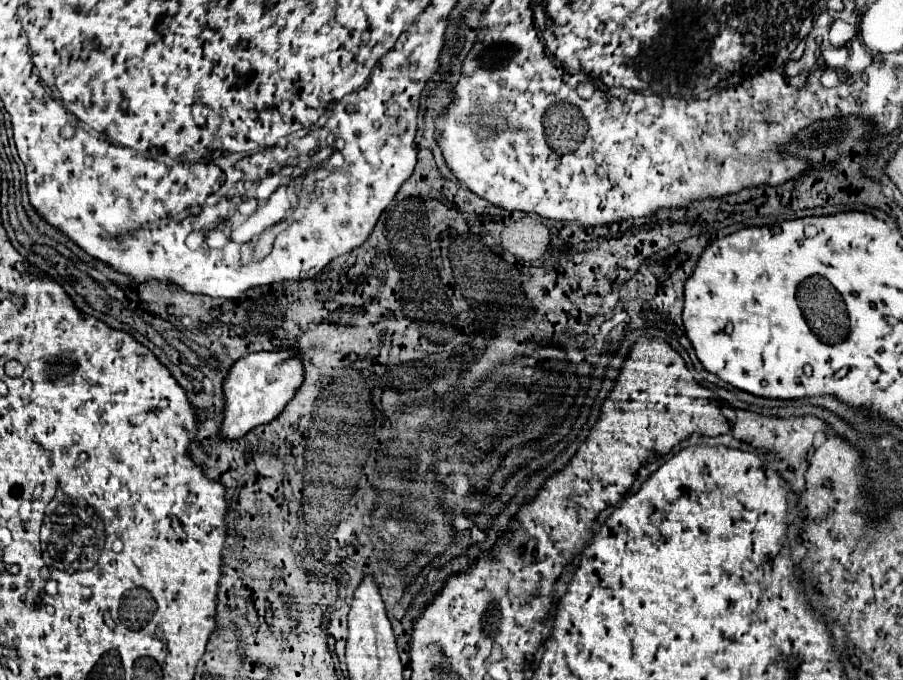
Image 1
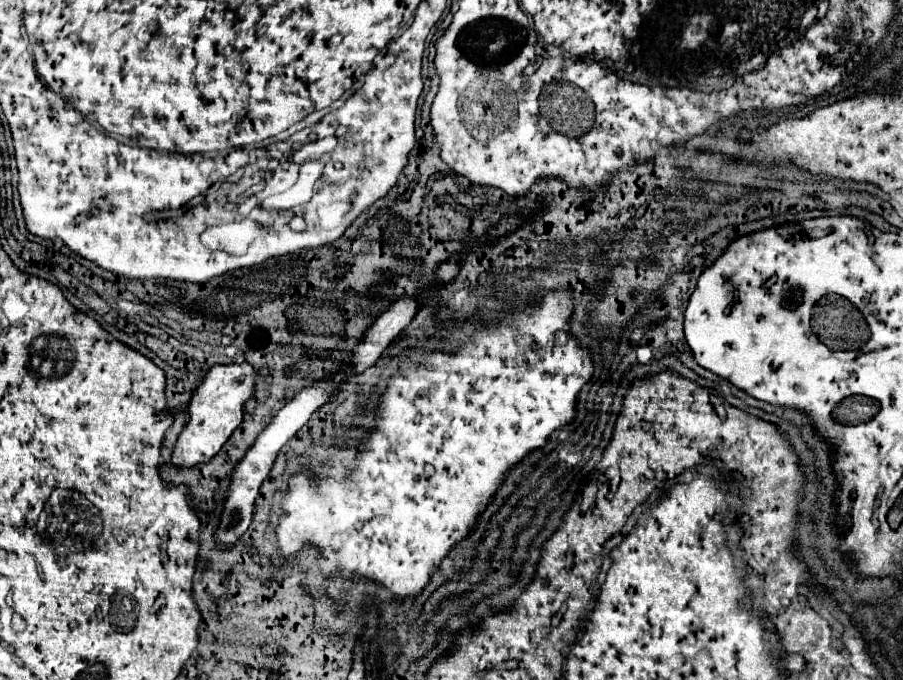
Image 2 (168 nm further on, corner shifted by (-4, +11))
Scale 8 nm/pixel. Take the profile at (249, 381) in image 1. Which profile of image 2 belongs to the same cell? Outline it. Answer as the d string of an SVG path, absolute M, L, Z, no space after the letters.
M248 363L214 365L202 375L200 385L194 389L194 395L190 397L188 423L178 435L178 441L172 451L170 463L174 467L178 469L198 467L202 463L208 463L208 459L222 449L232 431L242 423L244 403L254 395L254 379L256 379L256 369Z

